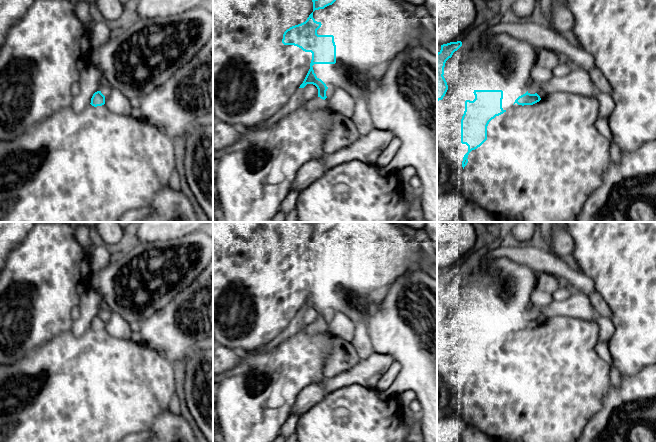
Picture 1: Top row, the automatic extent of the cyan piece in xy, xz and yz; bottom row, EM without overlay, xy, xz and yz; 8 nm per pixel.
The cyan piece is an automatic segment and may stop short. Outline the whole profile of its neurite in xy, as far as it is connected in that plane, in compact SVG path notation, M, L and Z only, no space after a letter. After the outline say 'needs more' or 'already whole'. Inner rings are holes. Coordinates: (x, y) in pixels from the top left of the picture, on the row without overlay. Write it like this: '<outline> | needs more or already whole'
M97 315L93 318L90 328L94 331L102 330L105 328L105 320L101 317L101 315Z | already whole

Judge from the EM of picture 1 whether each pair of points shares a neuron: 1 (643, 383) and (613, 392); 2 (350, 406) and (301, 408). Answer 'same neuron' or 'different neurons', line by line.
1: same neuron
2: different neurons

